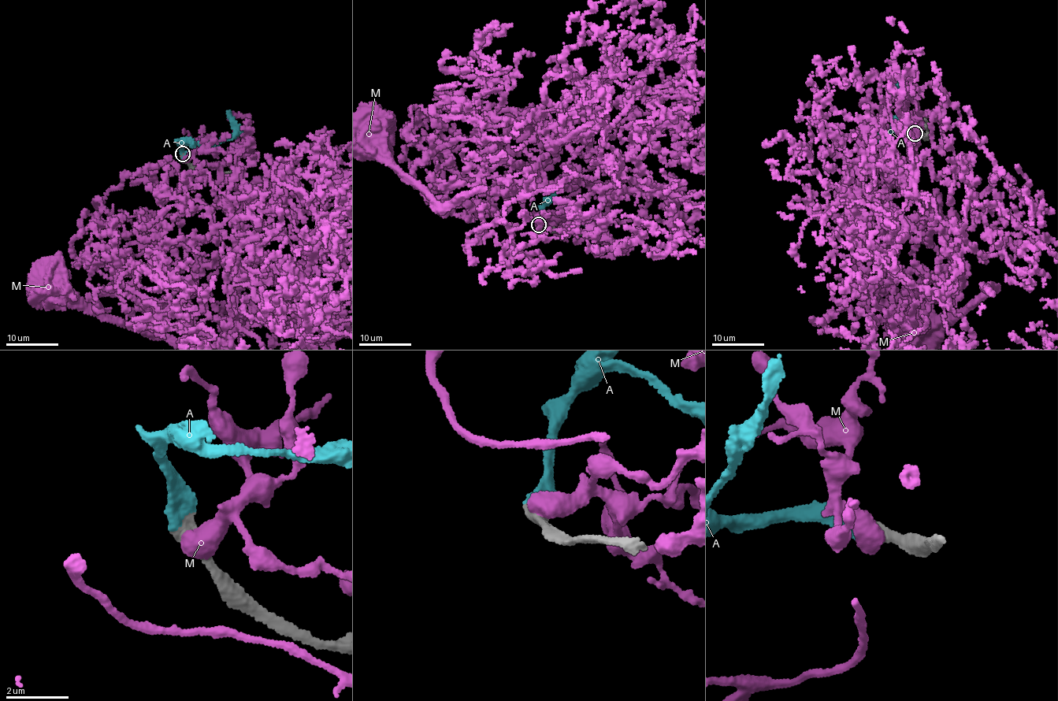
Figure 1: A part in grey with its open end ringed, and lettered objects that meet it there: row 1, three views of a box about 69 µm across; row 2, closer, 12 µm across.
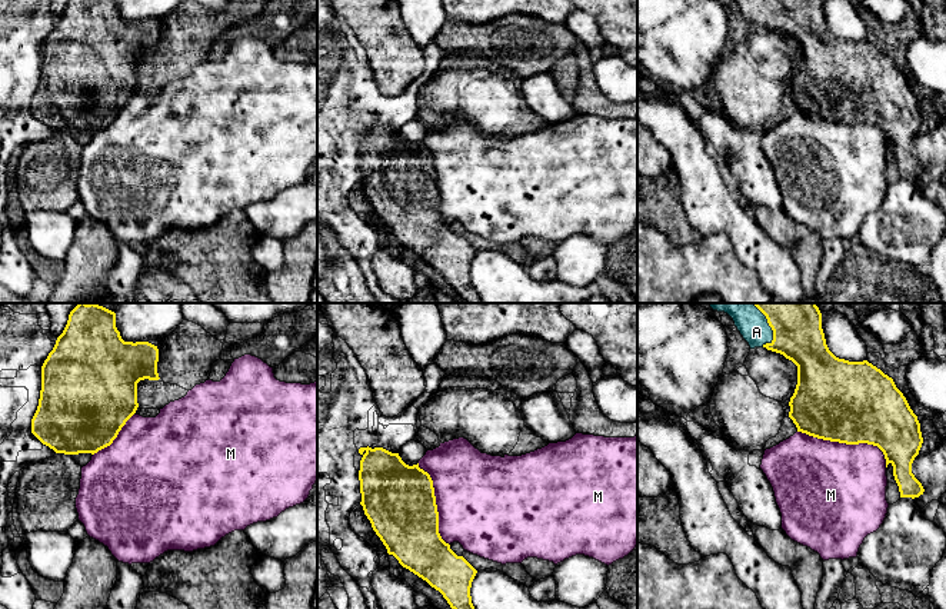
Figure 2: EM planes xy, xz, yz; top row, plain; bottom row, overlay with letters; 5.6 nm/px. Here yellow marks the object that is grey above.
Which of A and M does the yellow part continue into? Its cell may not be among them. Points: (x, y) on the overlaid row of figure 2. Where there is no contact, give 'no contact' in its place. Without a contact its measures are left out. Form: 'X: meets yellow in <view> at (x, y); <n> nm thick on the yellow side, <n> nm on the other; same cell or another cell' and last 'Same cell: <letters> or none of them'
A: meets yellow in yz at (769, 325); 300 nm thick on the yellow side, 170 nm on the other; same cell
M: meets yellow in yz at (848, 443); 460 nm thick on the yellow side, 500 nm on the other; another cell
Same cell: A

